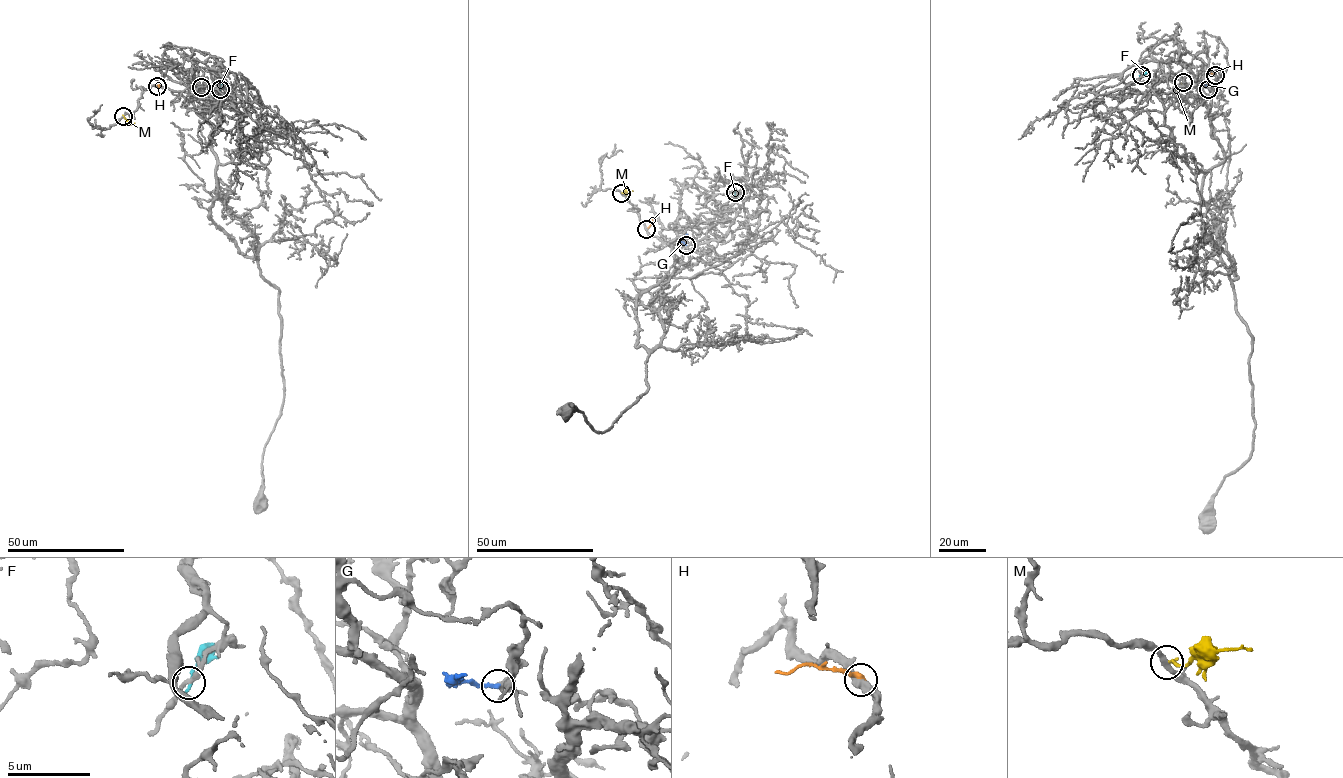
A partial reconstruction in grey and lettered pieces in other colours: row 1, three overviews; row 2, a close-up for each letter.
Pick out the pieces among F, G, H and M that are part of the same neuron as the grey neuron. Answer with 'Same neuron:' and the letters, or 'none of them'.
Same neuron: G

